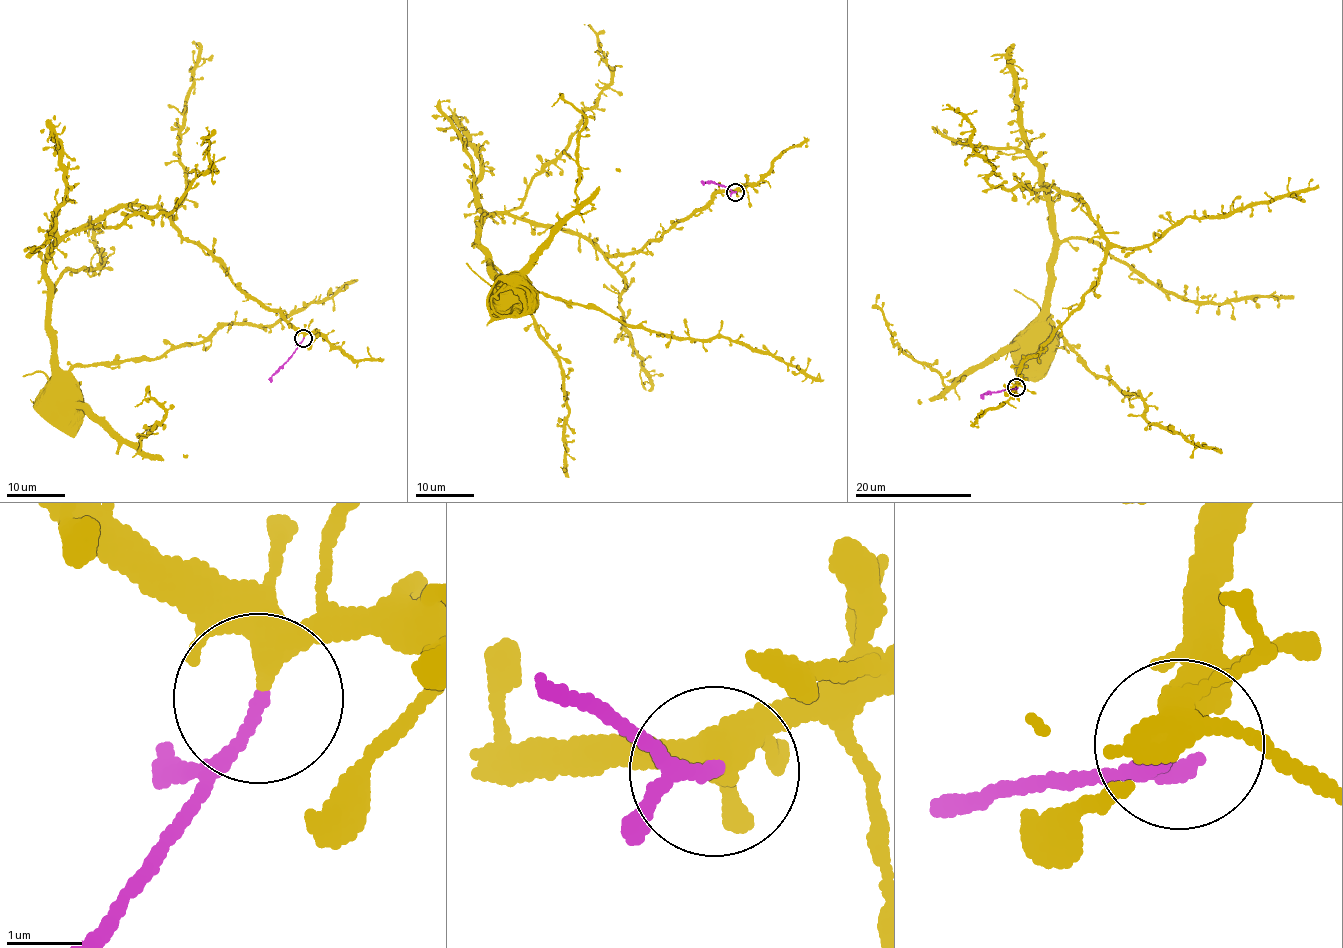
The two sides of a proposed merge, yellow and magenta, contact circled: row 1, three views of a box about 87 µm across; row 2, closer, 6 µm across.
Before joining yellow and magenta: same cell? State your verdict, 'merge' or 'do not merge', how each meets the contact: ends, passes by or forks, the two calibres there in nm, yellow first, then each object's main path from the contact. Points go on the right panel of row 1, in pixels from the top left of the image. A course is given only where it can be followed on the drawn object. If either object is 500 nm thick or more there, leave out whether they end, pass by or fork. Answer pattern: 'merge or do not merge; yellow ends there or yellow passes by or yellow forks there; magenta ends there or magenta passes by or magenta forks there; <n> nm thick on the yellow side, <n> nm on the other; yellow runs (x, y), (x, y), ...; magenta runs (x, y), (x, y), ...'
do not merge; yellow passes by; magenta ends there; 300 nm thick on the yellow side, 160 nm on the other; yellow runs (1016, 385), (1101, 268), (1106, 237), (1047, 183), (1047, 320), (1146, 420), (1222, 453); magenta runs (1016, 387), (980, 394)

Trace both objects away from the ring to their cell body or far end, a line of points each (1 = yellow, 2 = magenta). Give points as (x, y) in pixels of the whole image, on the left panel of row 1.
1: (303, 337), (154, 208), (108, 208), (45, 264), (64, 371), (270, 325), (358, 279)
2: (303, 338), (268, 380)

